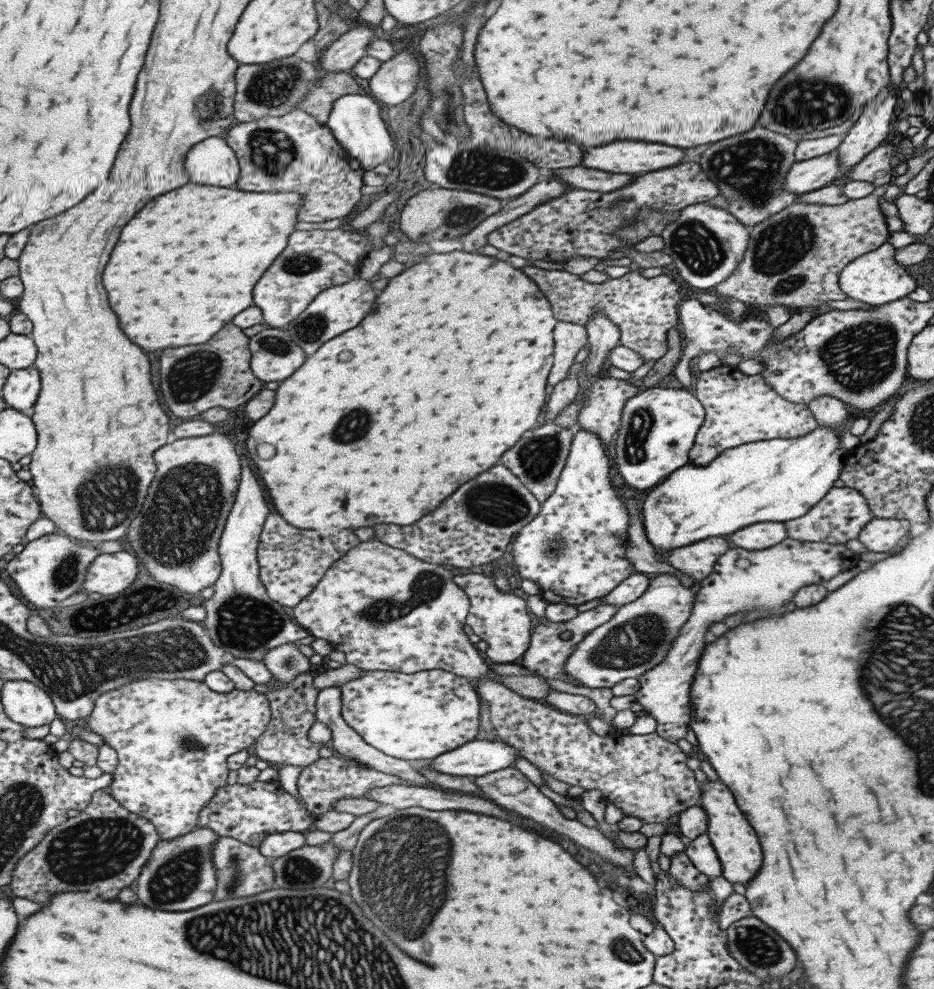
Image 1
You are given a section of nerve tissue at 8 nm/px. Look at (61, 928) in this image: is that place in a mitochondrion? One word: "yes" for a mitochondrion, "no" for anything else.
no

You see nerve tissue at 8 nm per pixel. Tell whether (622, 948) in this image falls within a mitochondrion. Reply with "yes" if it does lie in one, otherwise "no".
yes

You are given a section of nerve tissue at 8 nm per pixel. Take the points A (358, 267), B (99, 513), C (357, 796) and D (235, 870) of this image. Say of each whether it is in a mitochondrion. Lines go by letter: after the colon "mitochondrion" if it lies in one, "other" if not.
A: other
B: mitochondrion
C: other
D: mitochondrion

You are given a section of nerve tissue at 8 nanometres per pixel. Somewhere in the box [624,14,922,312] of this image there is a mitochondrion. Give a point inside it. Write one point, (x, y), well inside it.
(779, 247)

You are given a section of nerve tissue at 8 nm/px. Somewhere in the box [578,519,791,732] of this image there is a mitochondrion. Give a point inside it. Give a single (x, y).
(638, 641)

